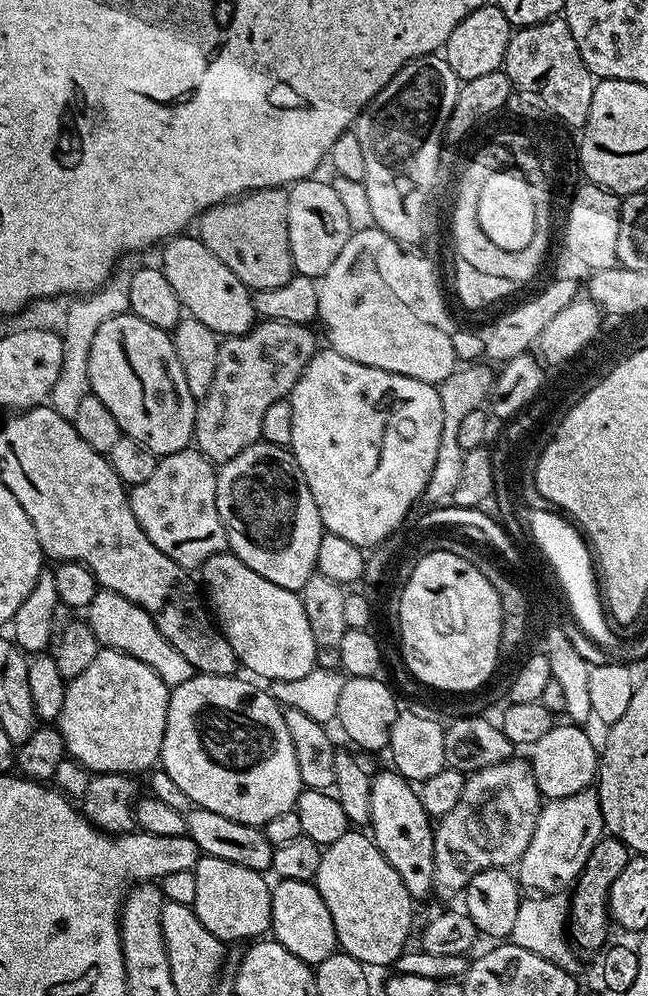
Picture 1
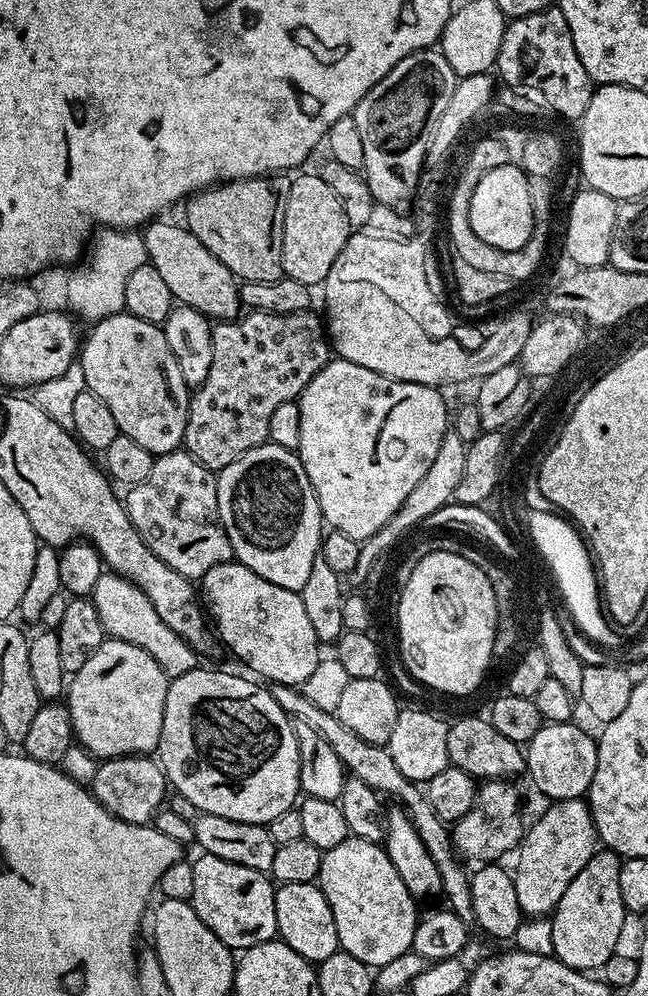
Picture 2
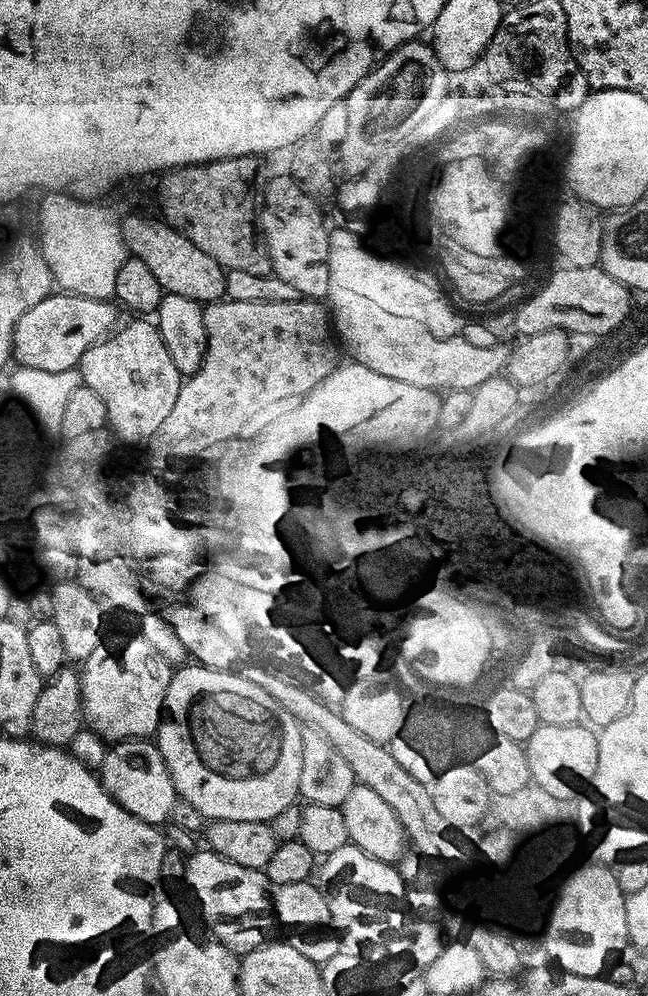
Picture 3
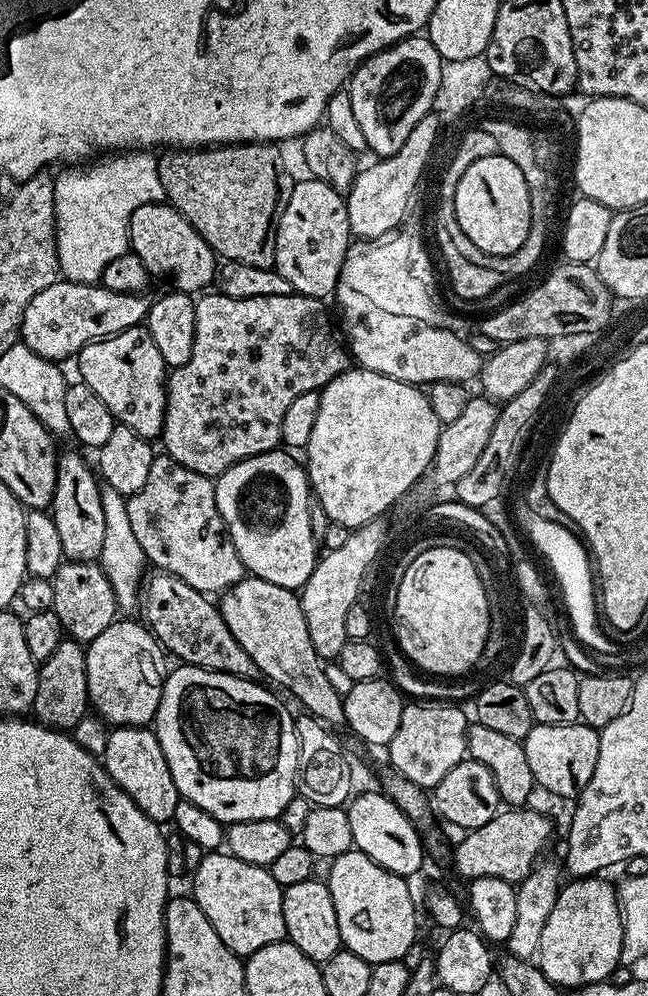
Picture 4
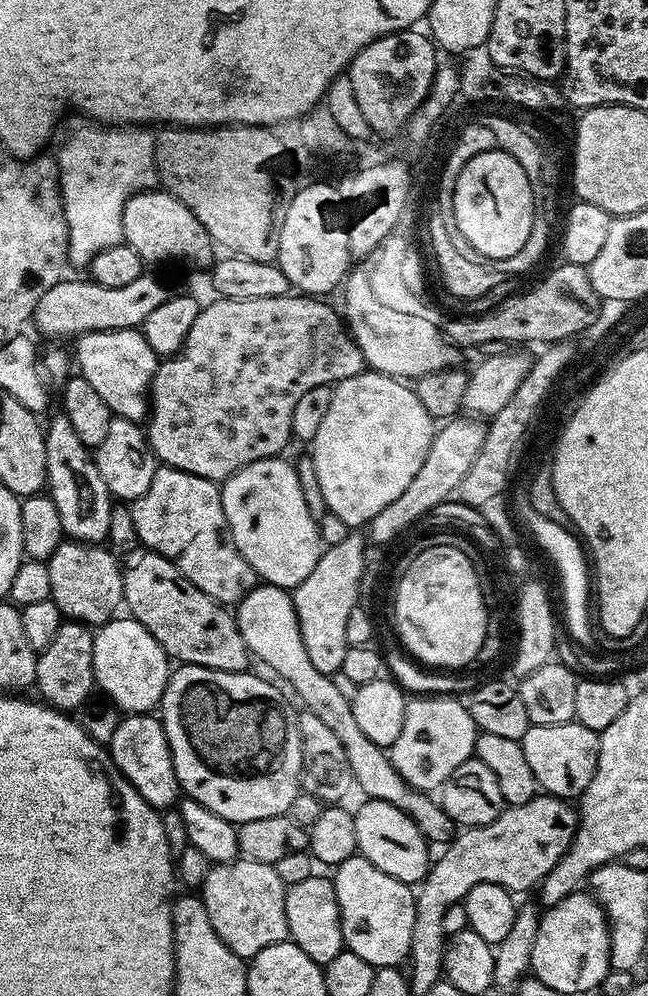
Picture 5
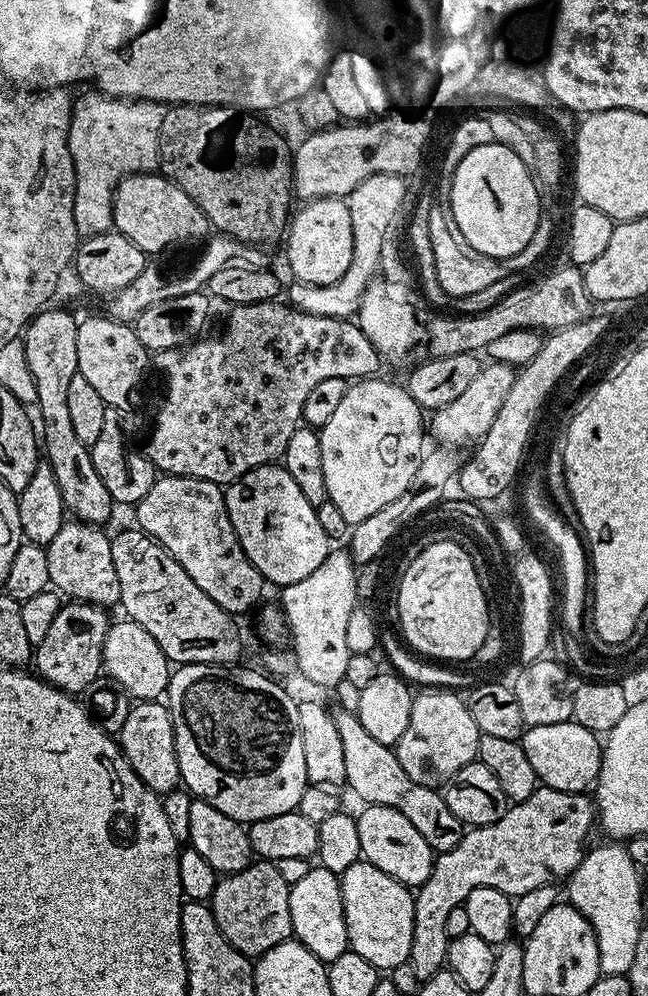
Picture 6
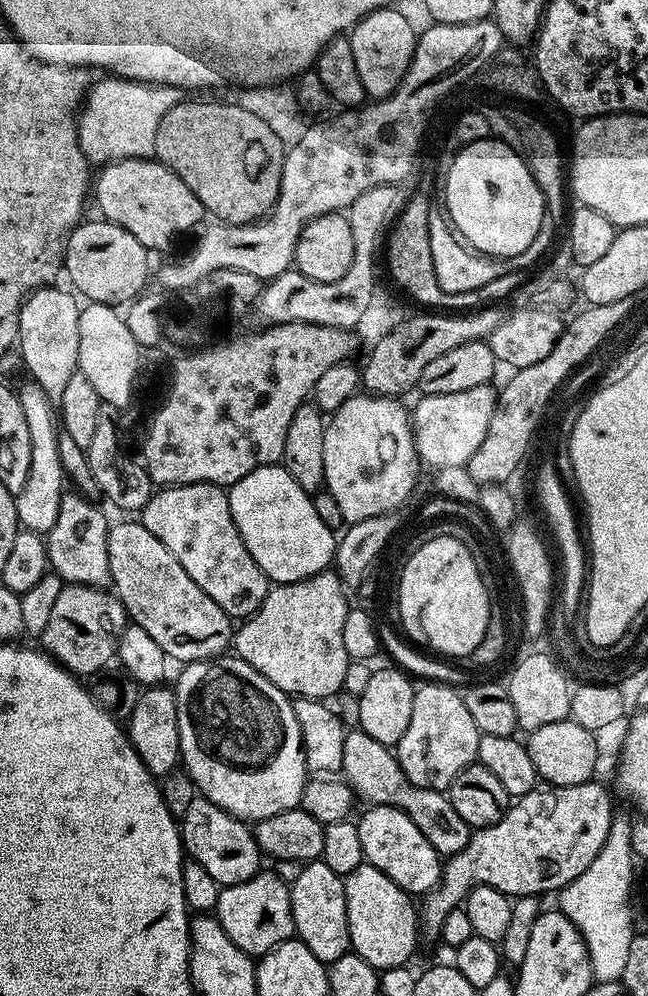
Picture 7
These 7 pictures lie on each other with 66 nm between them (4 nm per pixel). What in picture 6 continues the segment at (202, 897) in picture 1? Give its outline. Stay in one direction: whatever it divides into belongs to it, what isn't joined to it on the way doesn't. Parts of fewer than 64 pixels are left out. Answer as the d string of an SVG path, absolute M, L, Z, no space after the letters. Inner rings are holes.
M253 862L240 872L230 872L221 875L216 882L216 889L210 901L214 914L214 922L218 922L218 930L242 955L249 958L258 958L266 950L278 946L283 940L292 936L292 923L290 922L290 894L289 885L282 874L278 874L275 863Z

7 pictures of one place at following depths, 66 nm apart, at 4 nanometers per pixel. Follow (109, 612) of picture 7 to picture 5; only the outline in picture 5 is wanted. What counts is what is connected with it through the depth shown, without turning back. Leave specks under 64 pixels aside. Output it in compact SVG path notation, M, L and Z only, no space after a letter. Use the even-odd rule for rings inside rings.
M70 619L61 623L58 634L54 634L54 642L50 642L50 646L46 646L36 657L34 688L35 691L40 691L38 696L43 703L60 712L72 714L83 709L96 688L94 632L89 625L79 624L78 621Z

